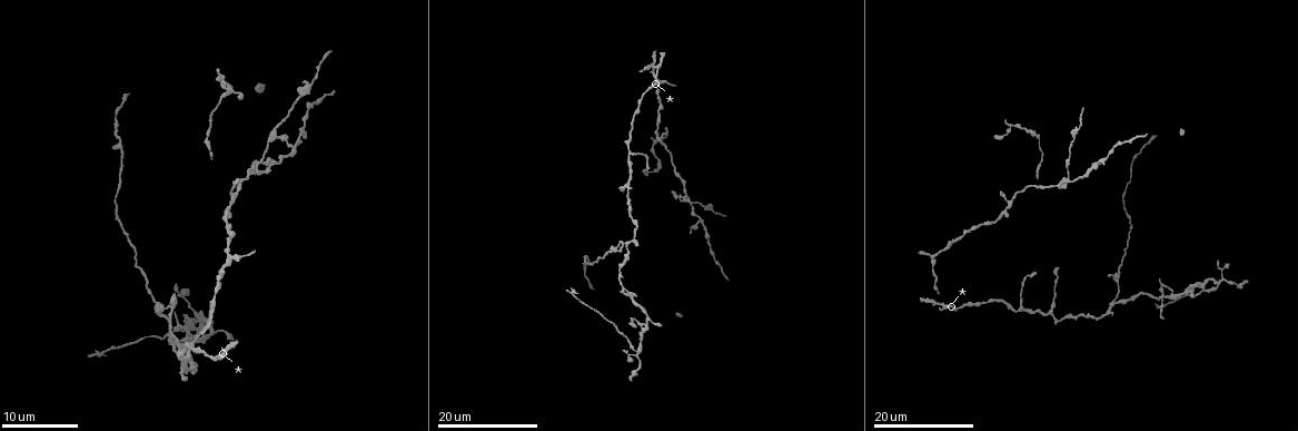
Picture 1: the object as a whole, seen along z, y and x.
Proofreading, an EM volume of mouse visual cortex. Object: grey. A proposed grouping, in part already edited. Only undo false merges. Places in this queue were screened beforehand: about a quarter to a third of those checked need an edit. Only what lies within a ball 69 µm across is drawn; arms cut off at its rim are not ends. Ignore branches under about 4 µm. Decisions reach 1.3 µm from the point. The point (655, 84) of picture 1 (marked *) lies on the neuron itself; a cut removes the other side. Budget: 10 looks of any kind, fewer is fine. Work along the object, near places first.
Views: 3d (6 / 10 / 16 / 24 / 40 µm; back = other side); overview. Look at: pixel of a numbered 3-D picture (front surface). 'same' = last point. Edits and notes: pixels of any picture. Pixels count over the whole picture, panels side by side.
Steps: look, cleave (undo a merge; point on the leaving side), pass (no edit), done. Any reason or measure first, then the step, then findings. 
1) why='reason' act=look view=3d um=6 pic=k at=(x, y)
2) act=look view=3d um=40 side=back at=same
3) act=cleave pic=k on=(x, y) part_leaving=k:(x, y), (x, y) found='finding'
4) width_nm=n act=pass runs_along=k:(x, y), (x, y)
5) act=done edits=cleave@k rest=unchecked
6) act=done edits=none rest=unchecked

why='arms part here' act=look view=3d um=24 pic=1 at=(645, 325)

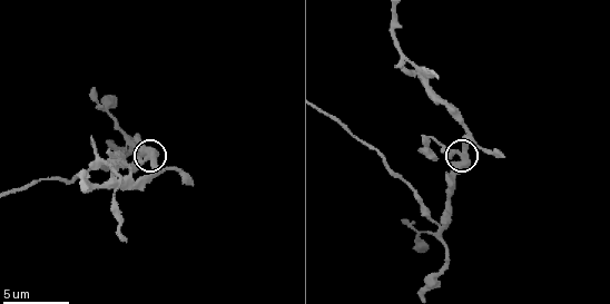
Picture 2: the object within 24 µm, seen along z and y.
act=look view=3d um=6 pic=2 at=(145, 157)

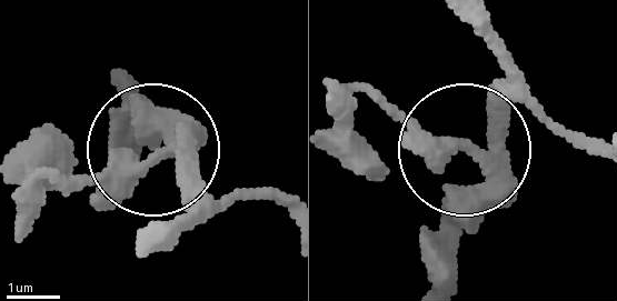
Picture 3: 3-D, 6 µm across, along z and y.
side_arm_um=5 act=pass runs_along=3:(141, 254), (193, 201), (180, 158), (115, 166), (39, 201) found='continuous, no second neuron'

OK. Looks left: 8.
why='two arms in line, one across' act=look view=3d um=6 pic=2 at=(123, 150)

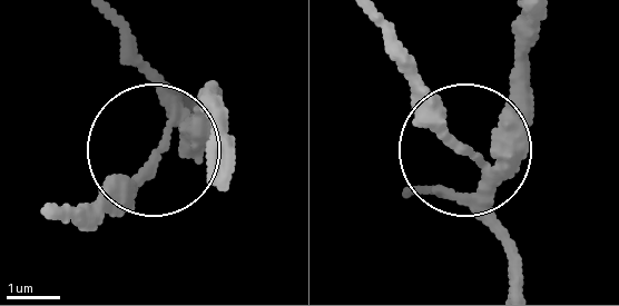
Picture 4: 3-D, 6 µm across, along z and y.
act=look view=3d um=6 side=back pic=4 at=(160, 155)

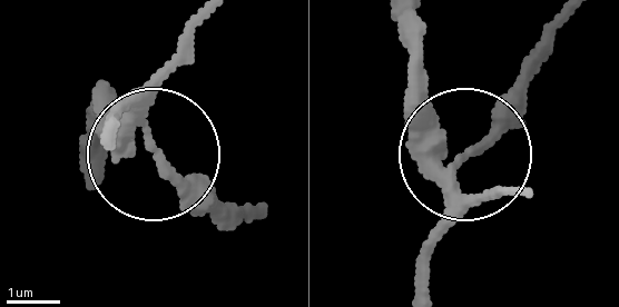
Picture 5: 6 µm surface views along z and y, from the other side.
act=cleave pic=5 on=(186, 189) part_leaving=5:(453, 161), (554, 28) found='two neurons meet here'

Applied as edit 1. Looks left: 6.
act=look view=overview

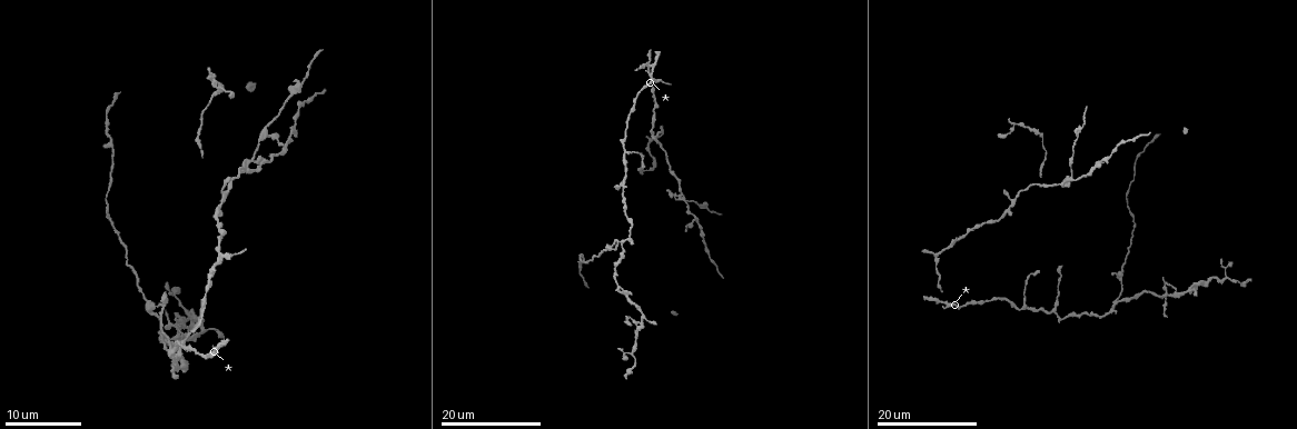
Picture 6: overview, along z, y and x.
why='small branch off a trunk' act=look view=3d um=24 pic=6 at=(1165, 295)

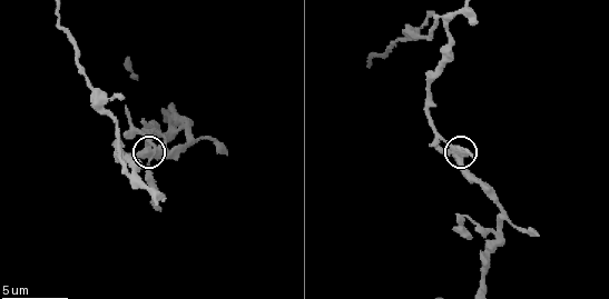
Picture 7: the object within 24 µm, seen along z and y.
why='closer look' act=look view=3d um=10 pic=7 at=(461, 158)

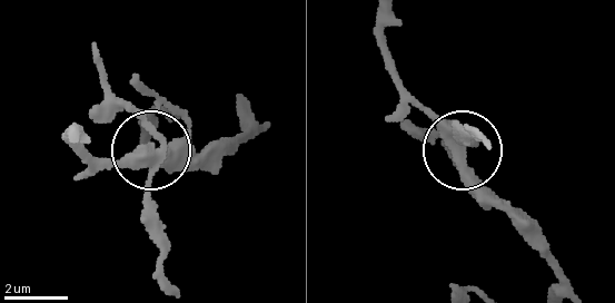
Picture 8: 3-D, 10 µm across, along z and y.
act=cleave pic=8 on=(158, 206) part_leaving=8:(159, 163), (151, 232), (167, 287) found='a second neuron is stuck on'

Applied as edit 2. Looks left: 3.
act=look view=overview

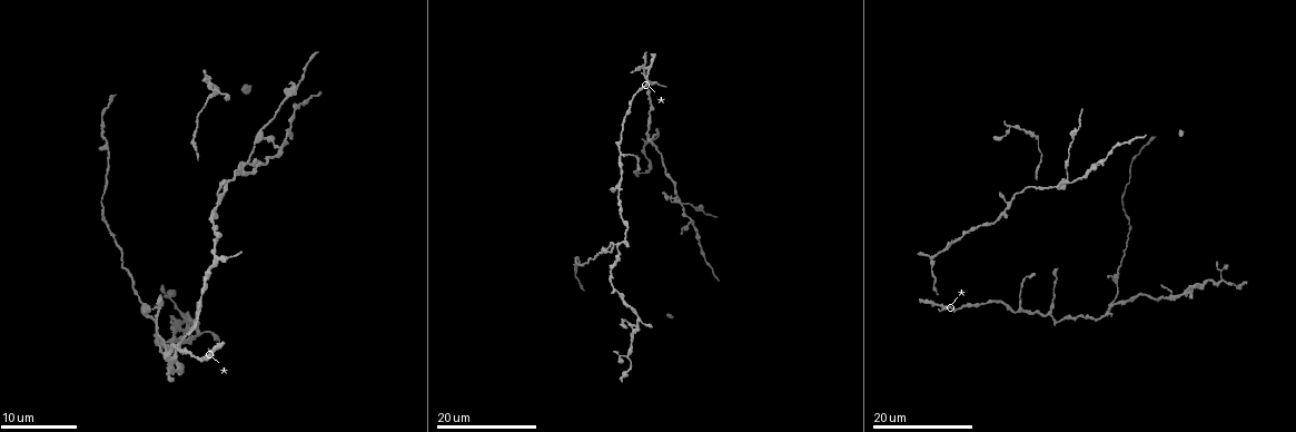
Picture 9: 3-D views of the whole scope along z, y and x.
why='three-way junction' act=look view=3d um=24 pic=9 at=(1049, 314)

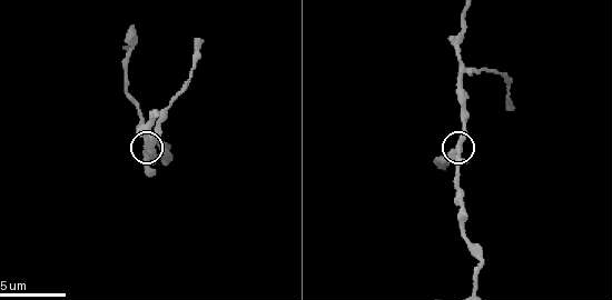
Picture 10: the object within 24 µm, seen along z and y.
act=look view=3d um=6 pic=10 at=(457, 150)

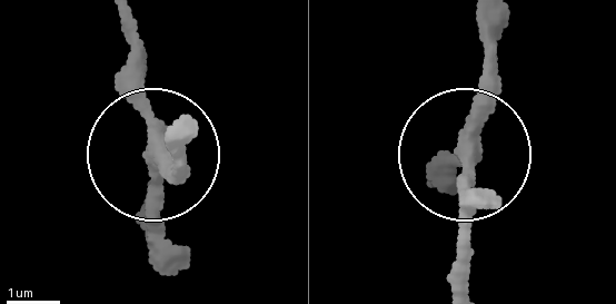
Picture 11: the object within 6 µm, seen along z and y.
act=pass found='continuous, no second neuron'

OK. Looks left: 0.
act=done edits=cleave@5,cleave@8 rest=unchecked

